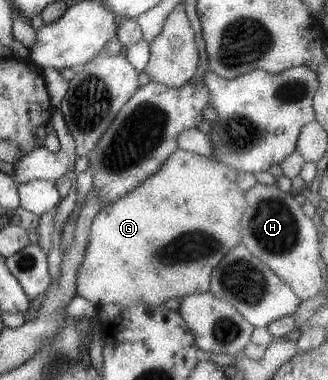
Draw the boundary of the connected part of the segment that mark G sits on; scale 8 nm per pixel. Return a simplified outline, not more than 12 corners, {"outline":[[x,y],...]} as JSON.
{"outline":[[174,149],[92,219],[75,294],[208,291],[241,242],[235,168]]}

